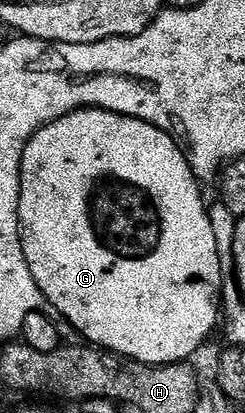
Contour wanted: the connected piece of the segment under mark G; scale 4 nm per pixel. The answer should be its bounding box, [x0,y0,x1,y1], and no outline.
[19,107,225,365]

